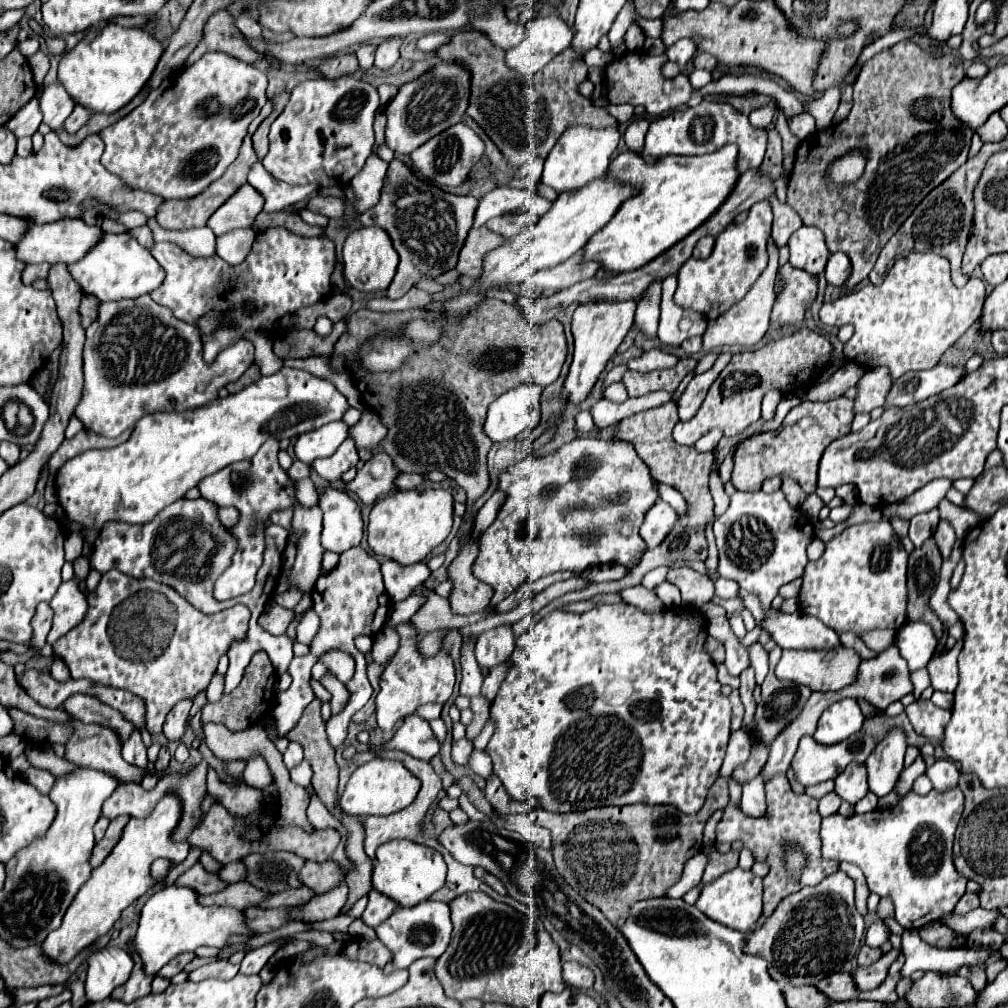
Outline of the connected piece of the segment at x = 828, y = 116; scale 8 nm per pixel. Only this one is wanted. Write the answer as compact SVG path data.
M836 84L832 88L824 90L824 94L820 98L806 102L810 114L816 120L816 130L824 130L824 128L832 126L832 118L840 104L840 96L842 96L842 88L840 88L840 84Z

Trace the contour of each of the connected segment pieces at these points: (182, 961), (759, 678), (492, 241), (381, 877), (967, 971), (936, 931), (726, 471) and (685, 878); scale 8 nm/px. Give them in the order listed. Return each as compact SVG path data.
M188 952L188 954L180 954L180 956L176 956L174 960L170 960L160 972L158 972L158 976L162 976L162 978L172 978L174 974L178 974L178 972L182 972L184 970L184 966L190 962L194 958L194 954L192 952Z
M756 642L748 648L748 654L750 654L752 668L756 670L756 684L762 684L768 674L768 652Z
M486 226L472 228L466 242L464 242L464 248L460 250L456 270L464 276L480 278L484 272L484 256L490 250L498 248L500 244L504 244L504 238L500 234L488 230Z
M392 840L376 850L376 860L372 868L372 888L394 900L398 906L410 908L422 900L428 900L440 886L444 886L444 882L446 862L442 854L432 848L414 844L410 840Z
M962 966L958 974L962 974L964 978L968 978L976 992L982 992L984 984L988 984L986 974L984 974L984 968L980 968L980 966Z
M940 922L920 928L918 934L920 934L920 938L924 942L928 942L932 946L938 946L938 948L946 948L950 944L950 940L954 938L954 932L950 928L946 928L946 926L942 926Z
M732 448L730 454L726 456L726 460L720 464L720 476L722 476L722 482L728 482L728 480L730 480L732 466L734 466L734 452L736 452L736 448Z
M704 854L692 856L684 864L684 870L682 870L680 880L672 888L668 888L668 894L664 894L664 896L668 896L668 898L682 898L688 890L692 890L694 886L700 884L700 880L702 880L700 874L704 872L704 866L706 866L706 856Z

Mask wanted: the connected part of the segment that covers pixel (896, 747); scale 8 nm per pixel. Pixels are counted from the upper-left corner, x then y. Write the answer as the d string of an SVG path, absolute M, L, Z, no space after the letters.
M894 728L866 760L868 790L878 798L894 790L896 780L904 768L904 752L906 752L906 734Z

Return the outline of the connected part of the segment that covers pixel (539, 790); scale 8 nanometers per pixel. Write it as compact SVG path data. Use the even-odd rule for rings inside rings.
M604 604L594 606L588 612L572 614L554 610L546 614L538 624L534 624L526 634L516 640L516 648L510 656L512 668L504 678L496 700L490 706L490 720L494 722L494 734L486 746L486 752L494 764L494 774L500 778L506 792L520 802L536 798L540 806L548 812L566 814L566 812L582 812L588 808L600 806L626 806L626 804L670 804L684 814L698 812L704 806L708 796L708 788L716 782L726 744L730 738L730 718L732 718L732 704L720 692L720 682L716 678L716 666L706 652L704 644L708 638L706 622L698 614L690 614L684 608L666 608L662 612L642 612L636 606L628 604ZM614 678L628 678L632 684L632 694L622 704L612 704L606 698L606 686Z

